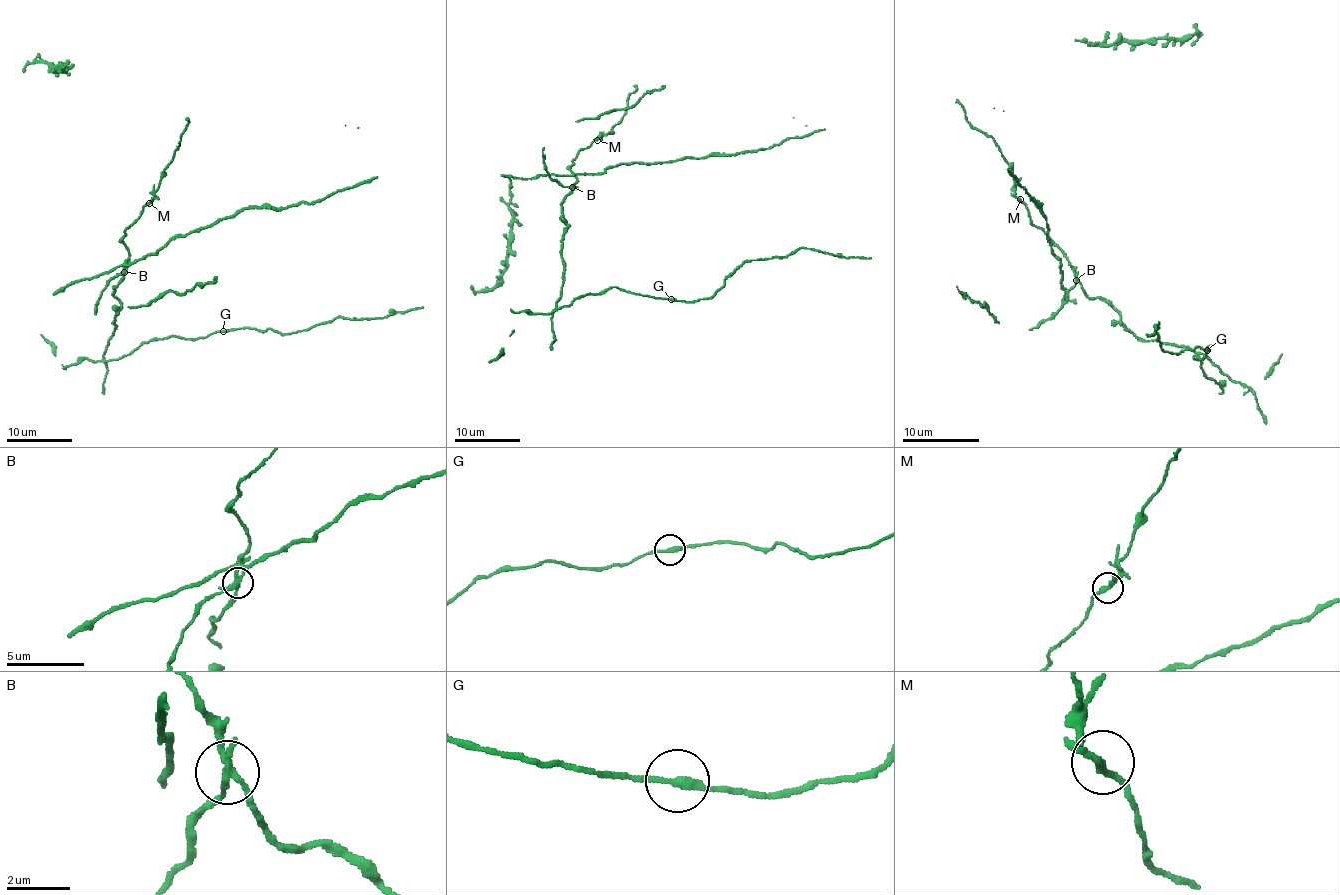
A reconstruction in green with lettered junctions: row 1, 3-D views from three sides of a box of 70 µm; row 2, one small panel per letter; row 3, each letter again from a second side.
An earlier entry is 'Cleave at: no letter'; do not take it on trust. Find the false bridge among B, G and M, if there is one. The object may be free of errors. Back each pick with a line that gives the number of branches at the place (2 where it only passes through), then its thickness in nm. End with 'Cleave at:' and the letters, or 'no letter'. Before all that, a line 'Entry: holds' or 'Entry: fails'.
Entry: fails
B: 3 | 220 nm
Cleave at: B

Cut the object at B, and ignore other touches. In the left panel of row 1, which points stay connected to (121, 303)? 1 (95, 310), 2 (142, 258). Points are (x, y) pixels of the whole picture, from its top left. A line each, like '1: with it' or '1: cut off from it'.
1: cut off from it
2: cut off from it

